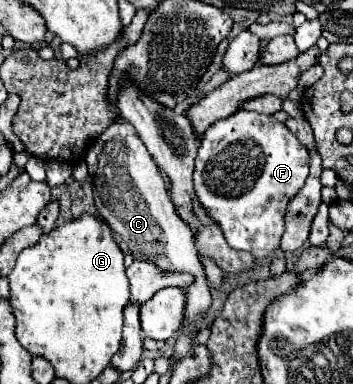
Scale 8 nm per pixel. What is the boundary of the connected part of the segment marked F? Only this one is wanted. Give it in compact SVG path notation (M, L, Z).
M240 110L232 114L232 118L222 118L220 122L214 122L202 134L194 170L196 196L206 208L208 216L220 224L230 246L234 246L236 250L246 250L256 258L272 258L280 248L286 204L304 186L304 180L308 178L308 158L308 150L282 122L272 116Z

